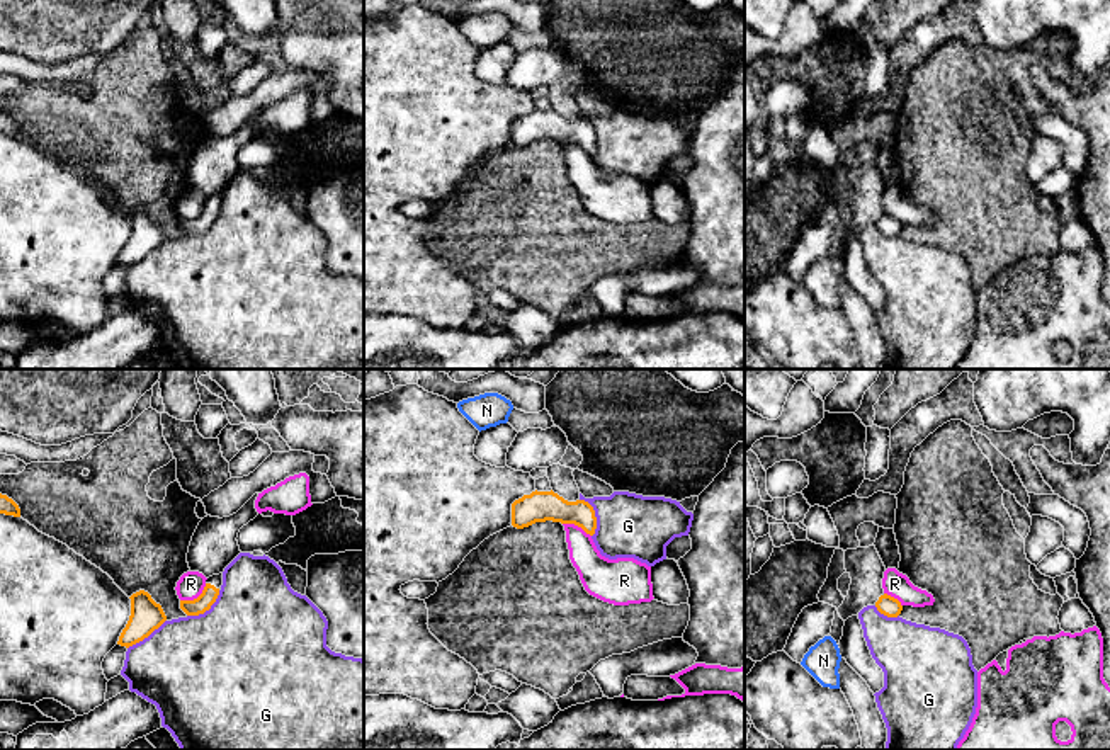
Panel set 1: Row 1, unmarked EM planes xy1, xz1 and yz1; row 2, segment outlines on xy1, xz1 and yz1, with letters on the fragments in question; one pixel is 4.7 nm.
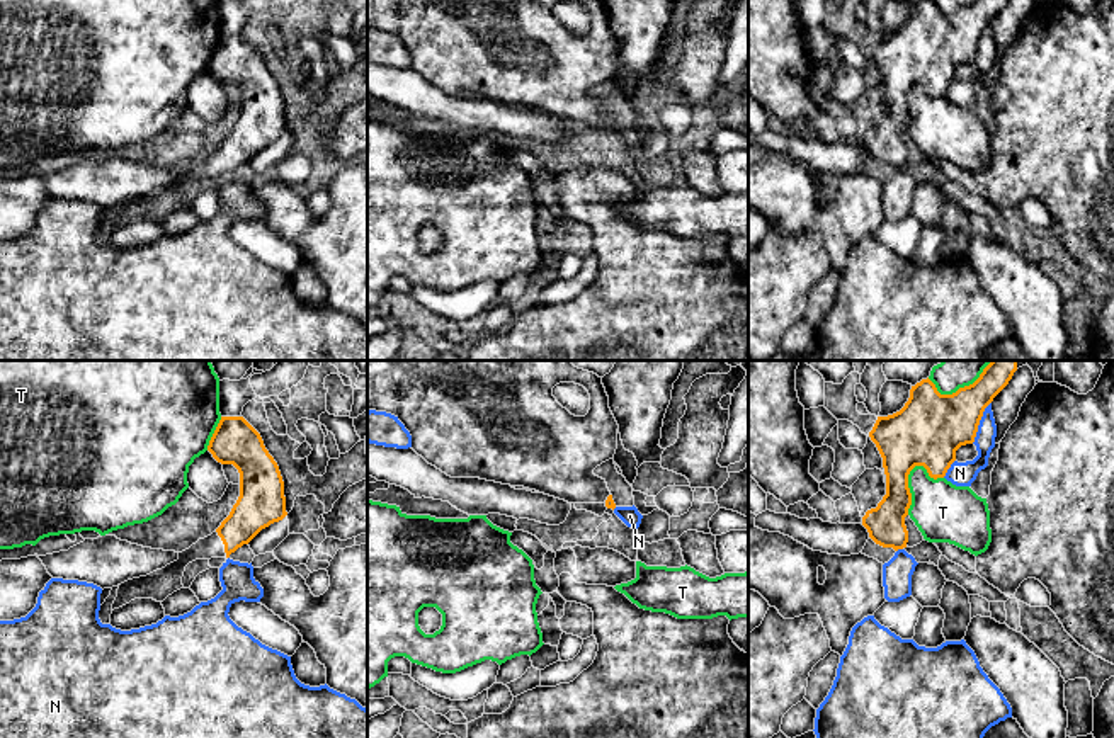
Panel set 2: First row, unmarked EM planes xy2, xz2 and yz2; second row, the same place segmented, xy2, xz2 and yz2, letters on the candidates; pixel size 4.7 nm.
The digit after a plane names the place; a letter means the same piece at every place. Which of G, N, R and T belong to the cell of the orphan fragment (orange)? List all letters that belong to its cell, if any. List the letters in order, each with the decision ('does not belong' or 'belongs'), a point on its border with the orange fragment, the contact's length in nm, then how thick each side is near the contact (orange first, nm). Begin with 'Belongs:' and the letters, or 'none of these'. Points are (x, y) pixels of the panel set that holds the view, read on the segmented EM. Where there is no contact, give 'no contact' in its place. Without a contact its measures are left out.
Belongs: none of these
G: does not belong; contact xz1 (594, 516); length 190 nm; calibres 140 and 300 nm
N: does not belong; contact yz2 (978, 422); length 220 nm; calibres 320 and 110 nm
R: does not belong; contact xy1 (194, 599); length 150 nm; calibres 80 and 120 nm
T: does not belong; contact yz2 (907, 476); length 260 nm; calibres 320 and 280 nm

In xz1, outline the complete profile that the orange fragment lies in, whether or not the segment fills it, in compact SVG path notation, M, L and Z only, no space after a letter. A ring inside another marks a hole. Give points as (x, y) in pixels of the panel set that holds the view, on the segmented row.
M532 491L512 503L512 526L517 529L529 527L535 522L575 524L586 534L593 536L597 517L593 507L585 500L568 502L558 493Z

